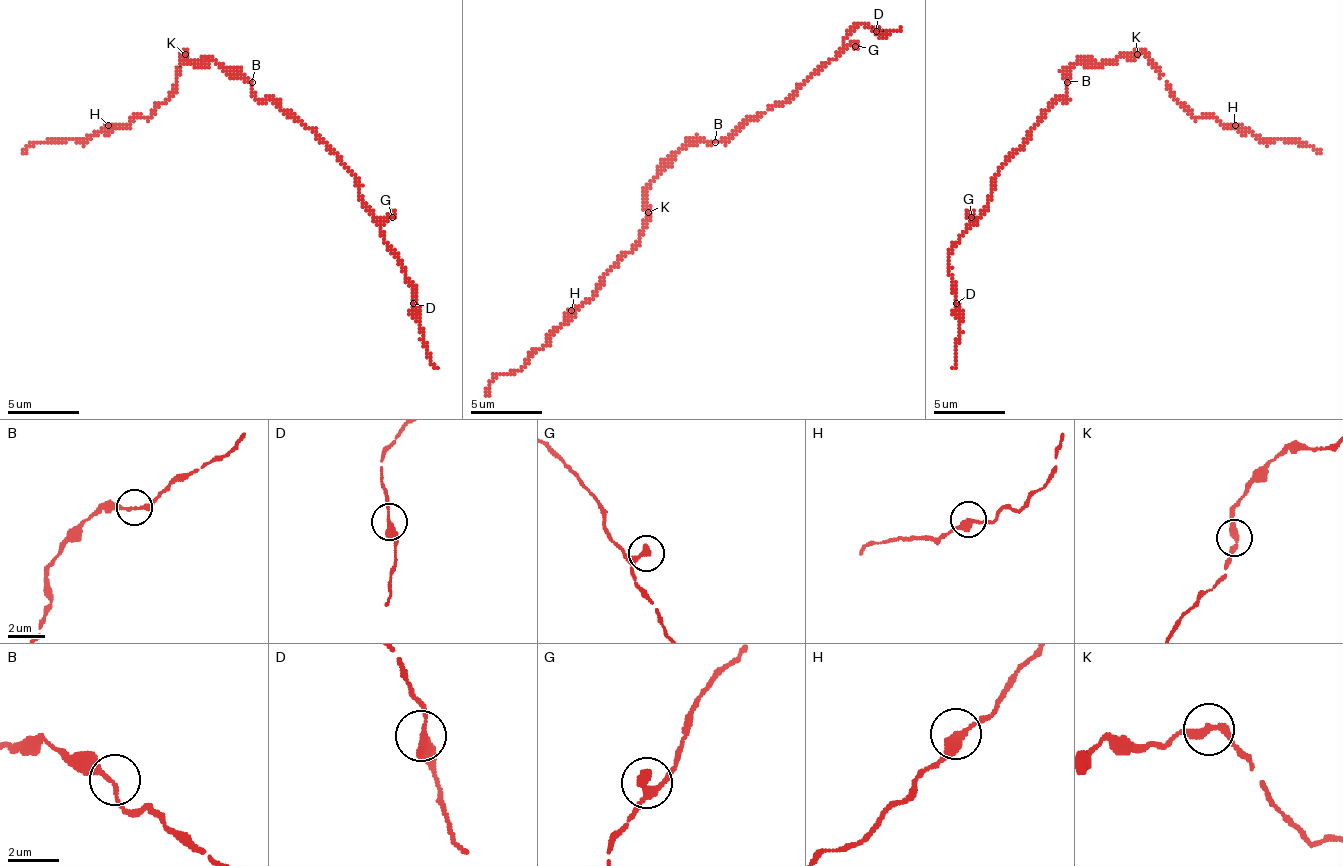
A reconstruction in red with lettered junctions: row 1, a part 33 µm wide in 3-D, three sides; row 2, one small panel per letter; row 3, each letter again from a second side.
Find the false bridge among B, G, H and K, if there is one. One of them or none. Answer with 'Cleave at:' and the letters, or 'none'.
Cleave at: none

